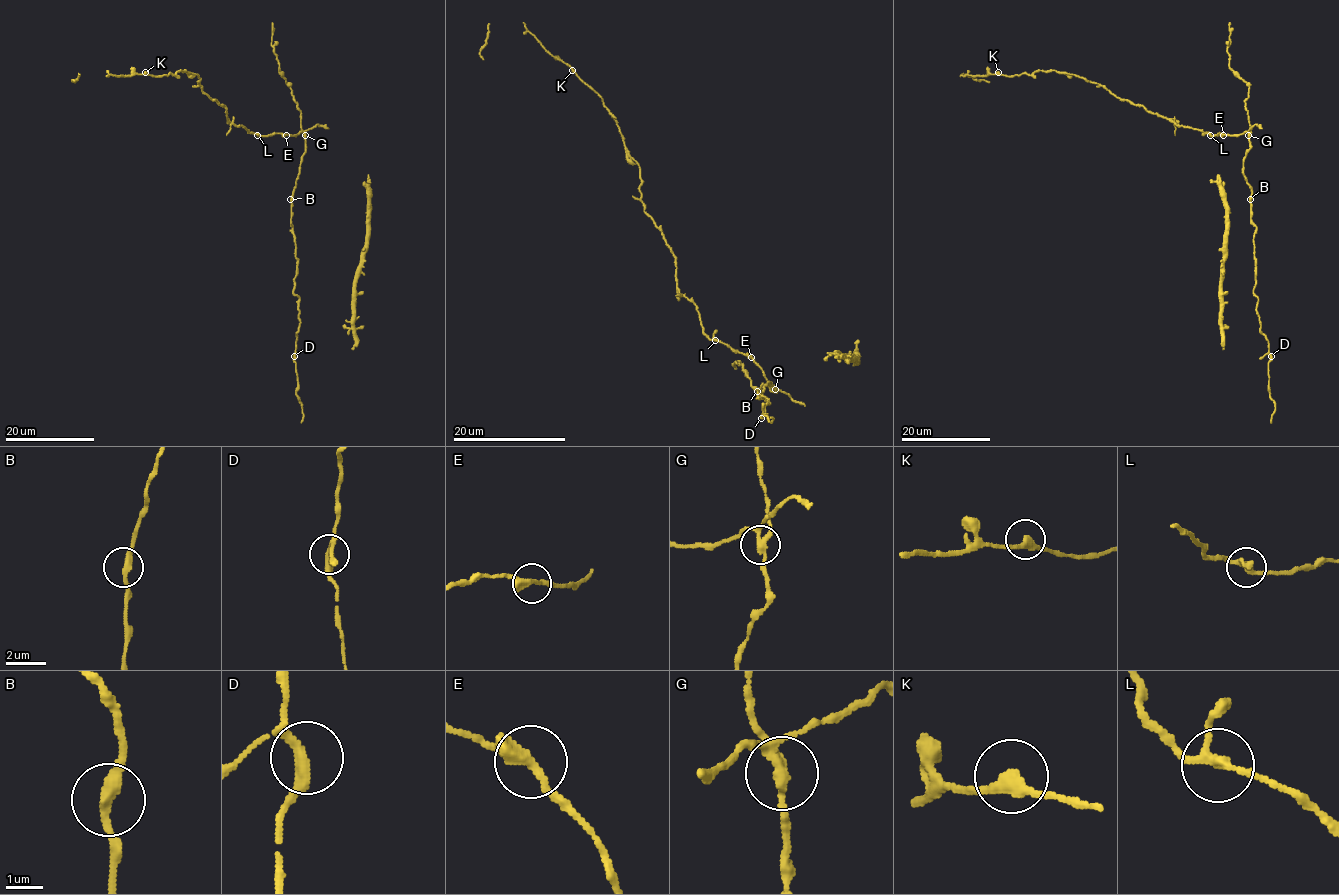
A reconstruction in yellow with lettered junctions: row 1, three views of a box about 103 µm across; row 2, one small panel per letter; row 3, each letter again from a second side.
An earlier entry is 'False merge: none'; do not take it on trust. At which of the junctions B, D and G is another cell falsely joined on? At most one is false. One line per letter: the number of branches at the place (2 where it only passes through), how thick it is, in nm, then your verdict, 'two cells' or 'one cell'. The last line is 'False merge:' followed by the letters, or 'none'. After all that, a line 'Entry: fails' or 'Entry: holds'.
B: branches 2; calibre 300 nm; one cell
D: branches 3; calibre 240 nm; one cell
G: branches 4; calibre 260 nm; two cells
False merge: G
Entry: fails

